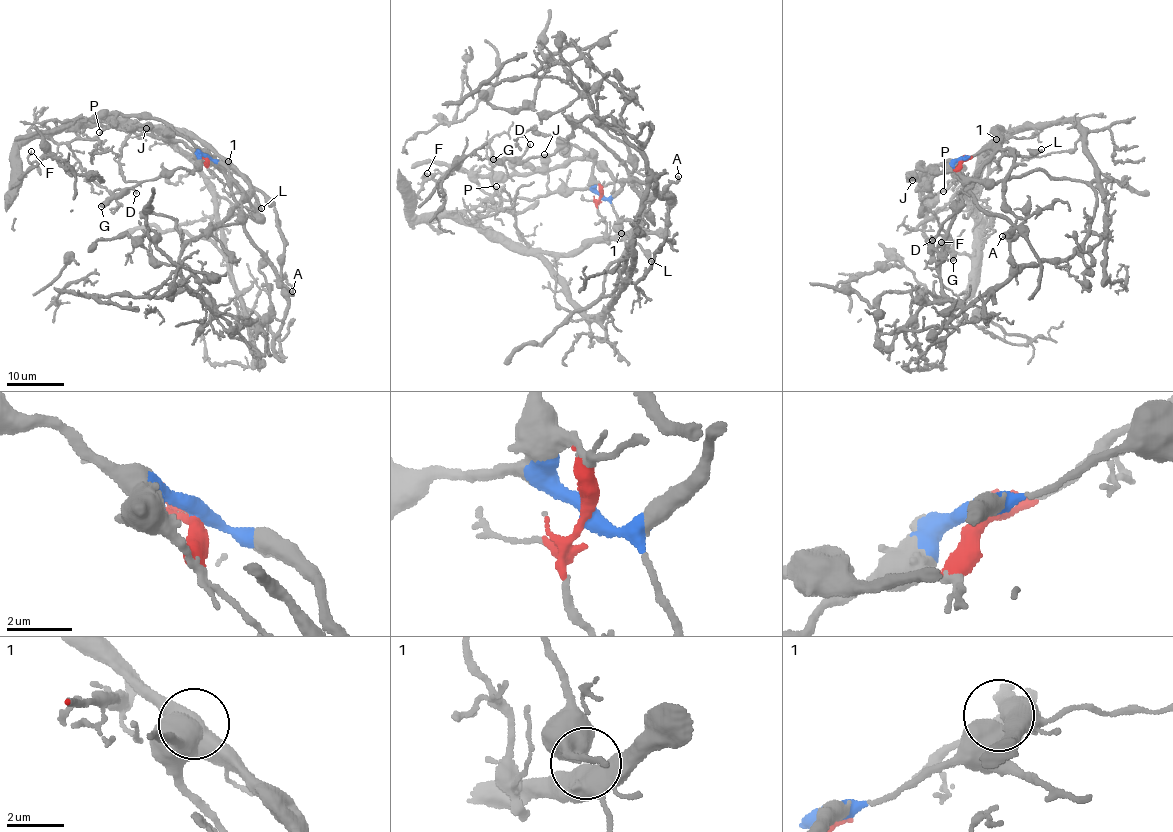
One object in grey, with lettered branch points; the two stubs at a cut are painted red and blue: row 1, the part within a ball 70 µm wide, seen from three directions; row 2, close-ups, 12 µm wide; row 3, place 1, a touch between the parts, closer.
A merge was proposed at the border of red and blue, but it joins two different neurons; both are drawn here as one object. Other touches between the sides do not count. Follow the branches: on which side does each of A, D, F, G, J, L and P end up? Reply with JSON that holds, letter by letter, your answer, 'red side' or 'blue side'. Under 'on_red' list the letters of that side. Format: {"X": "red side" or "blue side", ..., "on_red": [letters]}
{"A": "red side", "D": "blue side", "F": "red side", "G": "blue side", "J": "blue side", "L": "blue side", "P": "blue side", "on_red": ["A", "F"]}

